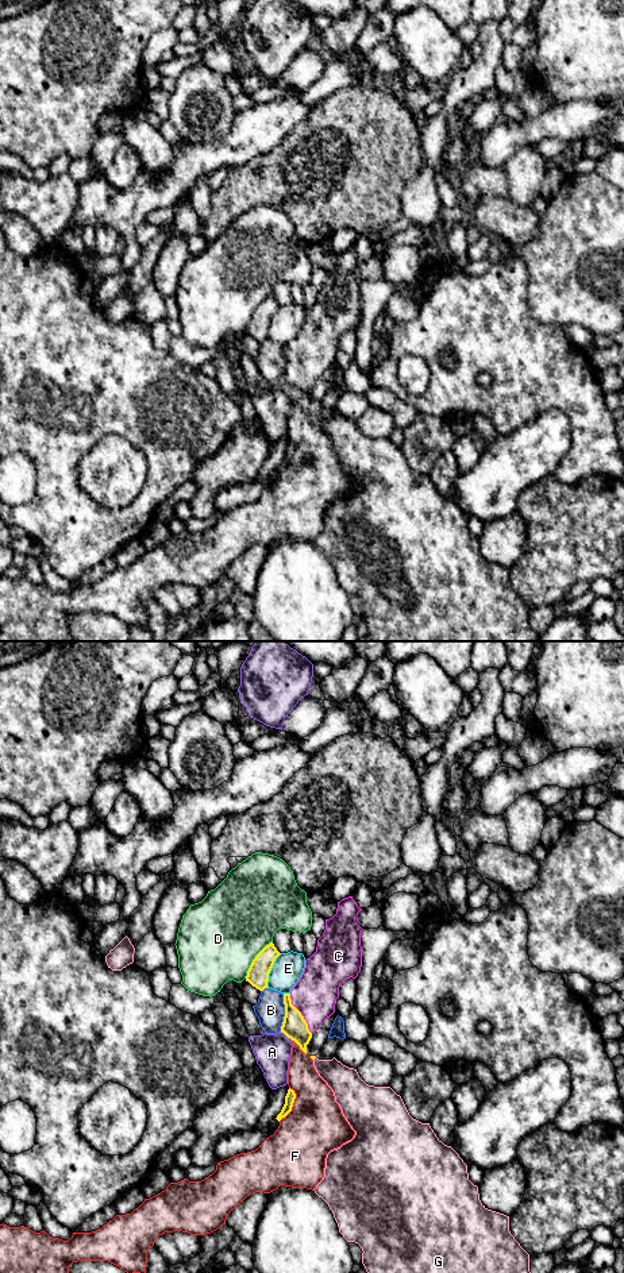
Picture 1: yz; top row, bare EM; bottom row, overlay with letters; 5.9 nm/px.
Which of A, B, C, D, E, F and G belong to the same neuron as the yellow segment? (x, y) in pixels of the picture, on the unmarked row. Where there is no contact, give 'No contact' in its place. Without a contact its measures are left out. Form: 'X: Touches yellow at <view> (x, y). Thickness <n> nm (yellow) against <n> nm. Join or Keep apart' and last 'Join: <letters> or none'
A: Touches yellow at yz (287, 388). Thickness 150 nm (yellow) against 220 nm. Keep apart
B: Touches yellow at yz (285, 365). Thickness 150 nm (yellow) against 180 nm. Keep apart
C: Touches yellow at yz (300, 366). Thickness 150 nm (yellow) against 260 nm. Join
D: Touches yellow at yz (254, 311). Thickness 130 nm (yellow) against 480 nm. Keep apart
E: Touches yellow at yz (270, 321). Thickness 130 nm (yellow) against 180 nm. Keep apart
F: Touches yellow at yz (292, 456). Thickness 60 nm (yellow) against 340 nm. Keep apart
G: Touches yellow at yz (314, 409). Thickness 20 nm (yellow) against 190 nm. Keep apart
Join: C

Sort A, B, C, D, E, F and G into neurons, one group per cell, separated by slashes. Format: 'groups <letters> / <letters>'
groups A / B / C / D / E / F / G

